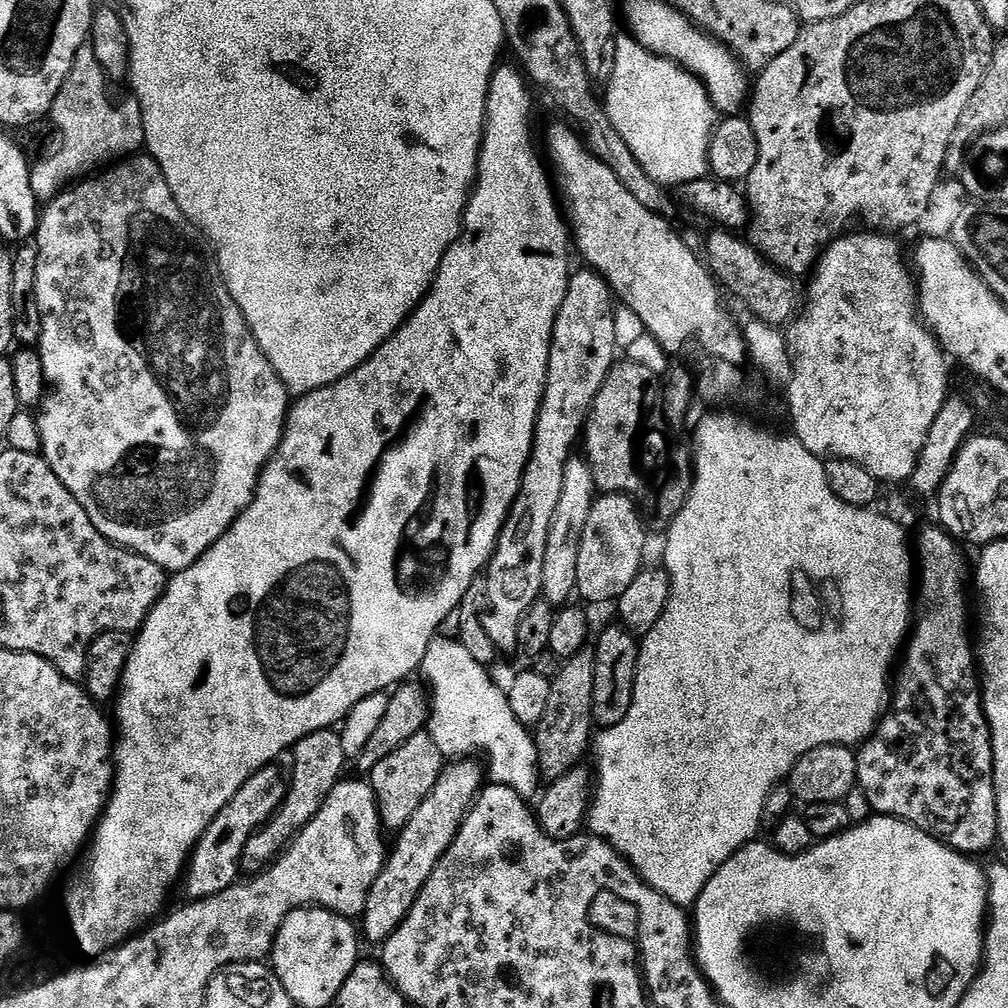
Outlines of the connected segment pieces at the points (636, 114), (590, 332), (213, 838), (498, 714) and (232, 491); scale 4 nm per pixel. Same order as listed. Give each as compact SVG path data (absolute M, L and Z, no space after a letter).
M620 38L607 80L604 111L651 180L665 186L687 186L709 175L708 147L718 113L696 77L672 60L646 51L636 40Z
M573 271L568 277L568 293L566 298L562 298L552 331L546 386L536 415L532 453L520 480L516 501L508 511L483 577L484 596L492 612L488 612L487 608L480 621L500 654L517 651L519 623L533 604L541 599L542 558L546 556L550 522L558 506L558 497L562 494L566 462L570 462L581 441L584 424L598 390L602 390L602 382L606 382L606 374L618 360L614 338L617 305L612 289L595 272L583 271Z
M269 766L252 775L242 786L242 790L238 790L232 801L210 822L210 826L196 843L196 849L192 851L182 877L182 888L184 884L189 901L205 900L214 894L222 894L222 890L237 883L239 876L236 875L241 875L242 872L240 860L246 842L276 815L276 809L284 800L286 788L283 783L276 781L274 769L275 767Z
M437 638L432 640L430 646L426 646L426 658L421 662L419 671L419 675L424 676L423 683L425 685L428 683L432 687L426 731L432 737L432 744L438 746L438 750L446 758L485 756L488 759L486 776L491 783L506 786L525 798L535 797L537 795L538 765L536 762L536 741L533 733L514 718L508 705L505 689L499 688L492 681L492 676L488 672L491 671L485 665L474 662L474 658L467 653L459 639L443 640L443 638Z
M137 154L131 158L125 158L113 163L107 170L69 187L61 192L56 199L47 201L40 213L40 225L36 227L36 239L34 241L36 250L34 294L38 302L38 314L41 322L38 351L42 358L42 370L44 371L46 385L43 401L38 408L38 413L40 412L41 448L39 448L39 451L42 453L44 461L50 466L50 470L54 470L54 474L58 474L62 486L66 486L66 490L70 490L70 494L74 494L74 498L80 503L82 510L86 510L90 522L107 540L120 545L121 548L128 549L129 552L137 552L139 556L150 558L150 562L162 566L165 573L168 574L186 570L198 558L202 558L202 554L206 554L206 550L210 550L210 546L214 546L214 542L218 542L218 538L222 538L222 534L226 534L226 530L240 517L242 510L246 510L246 506L256 495L256 484L260 481L261 472L268 465L268 459L276 453L276 447L280 445L280 440L284 437L284 426L290 411L290 393L287 386L282 382L282 378L278 378L274 366L270 366L270 362L266 358L266 354L258 346L258 342L254 338L254 334L250 330L242 310L232 300L228 289L224 287L219 275L214 271L213 265L209 261L208 265L190 245L184 244L183 238L172 229L172 224L183 225L184 223L185 218L182 210L178 206L178 202L174 202L174 194L170 194L170 186L166 182L158 162L147 154Z

